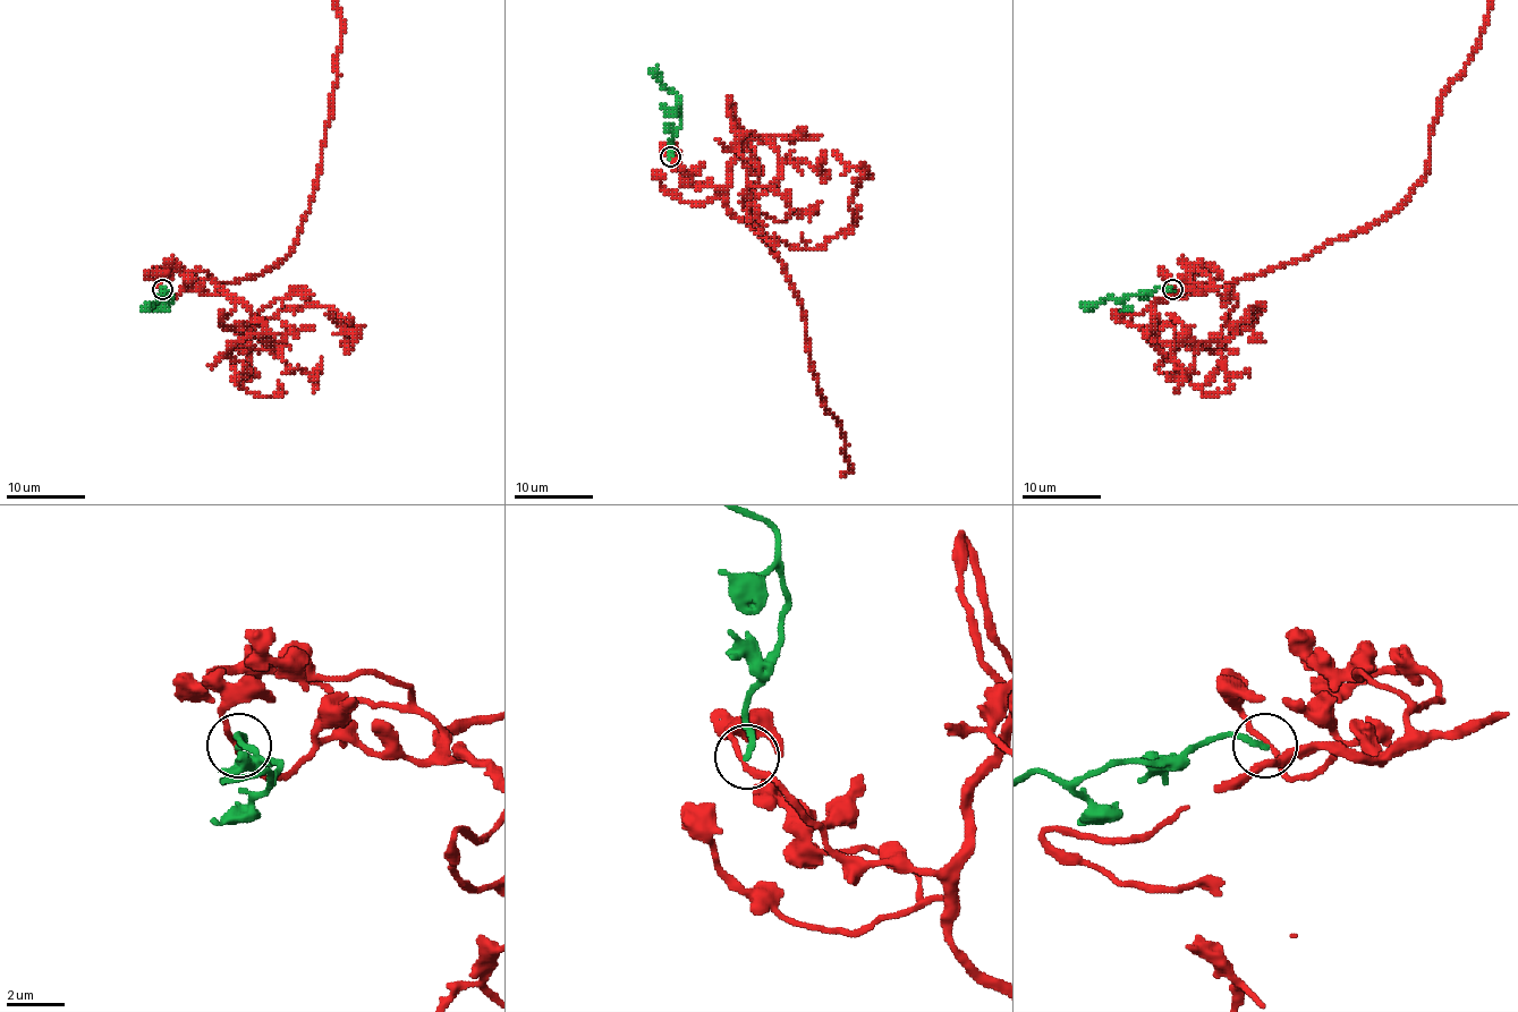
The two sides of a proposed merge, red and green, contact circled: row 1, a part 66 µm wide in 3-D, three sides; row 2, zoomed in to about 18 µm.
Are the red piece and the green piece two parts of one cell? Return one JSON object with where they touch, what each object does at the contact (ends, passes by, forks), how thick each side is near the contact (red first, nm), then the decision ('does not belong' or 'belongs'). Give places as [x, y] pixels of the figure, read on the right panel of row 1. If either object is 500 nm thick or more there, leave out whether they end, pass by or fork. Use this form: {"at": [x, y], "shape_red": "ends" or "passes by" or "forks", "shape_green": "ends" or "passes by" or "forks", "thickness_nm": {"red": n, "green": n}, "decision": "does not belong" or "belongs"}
{"at": [1172, 289], "shape_red": "passes by", "shape_green": "ends", "thickness_nm": {"red": 170, "green": 200}, "decision": "does not belong"}

